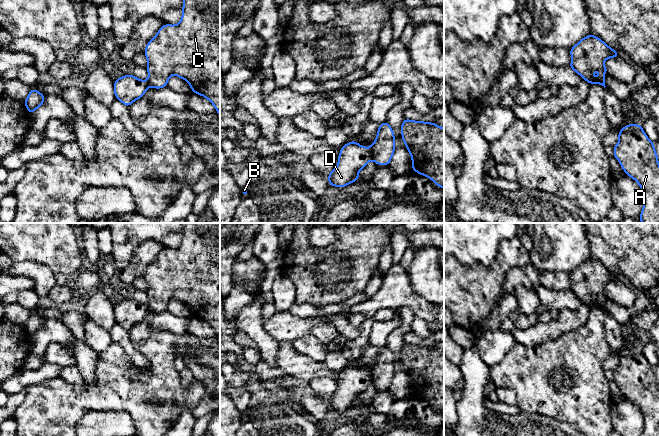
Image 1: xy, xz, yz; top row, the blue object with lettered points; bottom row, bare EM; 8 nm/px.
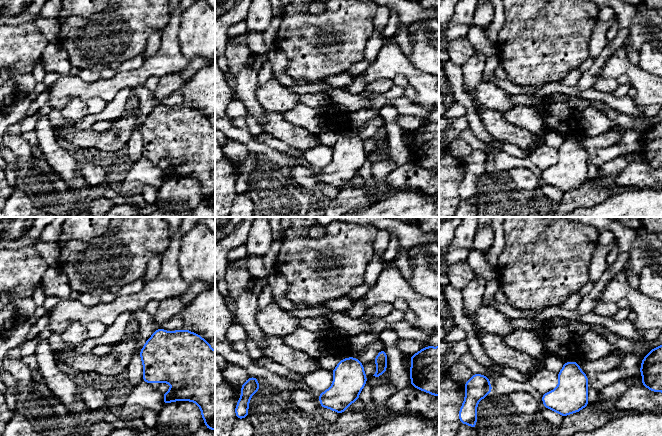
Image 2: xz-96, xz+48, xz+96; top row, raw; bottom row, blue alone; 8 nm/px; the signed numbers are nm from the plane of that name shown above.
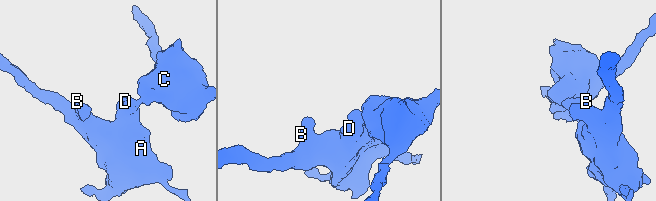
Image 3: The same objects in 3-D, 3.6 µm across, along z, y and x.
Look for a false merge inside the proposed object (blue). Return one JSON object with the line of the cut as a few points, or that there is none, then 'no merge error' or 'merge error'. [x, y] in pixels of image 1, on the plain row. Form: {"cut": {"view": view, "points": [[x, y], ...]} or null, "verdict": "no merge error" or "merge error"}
{"cut": {"view": "xz", "points": [[370, 372], [370, 380], [372, 382]]}, "verdict": "merge error"}

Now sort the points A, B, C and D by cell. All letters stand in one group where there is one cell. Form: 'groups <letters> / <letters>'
groups A B D / C

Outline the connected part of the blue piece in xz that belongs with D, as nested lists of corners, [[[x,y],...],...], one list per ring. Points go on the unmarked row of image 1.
[[[351,365],[342,370],[338,389],[328,399],[329,410],[343,412],[359,404],[359,395],[372,383],[371,372]]]

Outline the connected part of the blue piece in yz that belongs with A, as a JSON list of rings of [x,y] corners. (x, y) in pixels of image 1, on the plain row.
[[[629,348],[619,356],[619,365],[613,371],[614,381],[621,388],[627,400],[633,402],[641,411],[644,419],[642,436],[659,436],[659,386],[654,366],[645,358],[642,349]]]

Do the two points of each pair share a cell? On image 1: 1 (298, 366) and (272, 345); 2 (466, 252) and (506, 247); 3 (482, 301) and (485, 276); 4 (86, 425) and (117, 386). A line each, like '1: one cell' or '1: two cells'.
1: two cells
2: two cells
3: one cell
4: two cells

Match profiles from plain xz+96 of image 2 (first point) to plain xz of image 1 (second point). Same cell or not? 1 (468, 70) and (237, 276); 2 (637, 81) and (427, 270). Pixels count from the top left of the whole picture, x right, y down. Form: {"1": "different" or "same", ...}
{"1": "different", "2": "different"}

